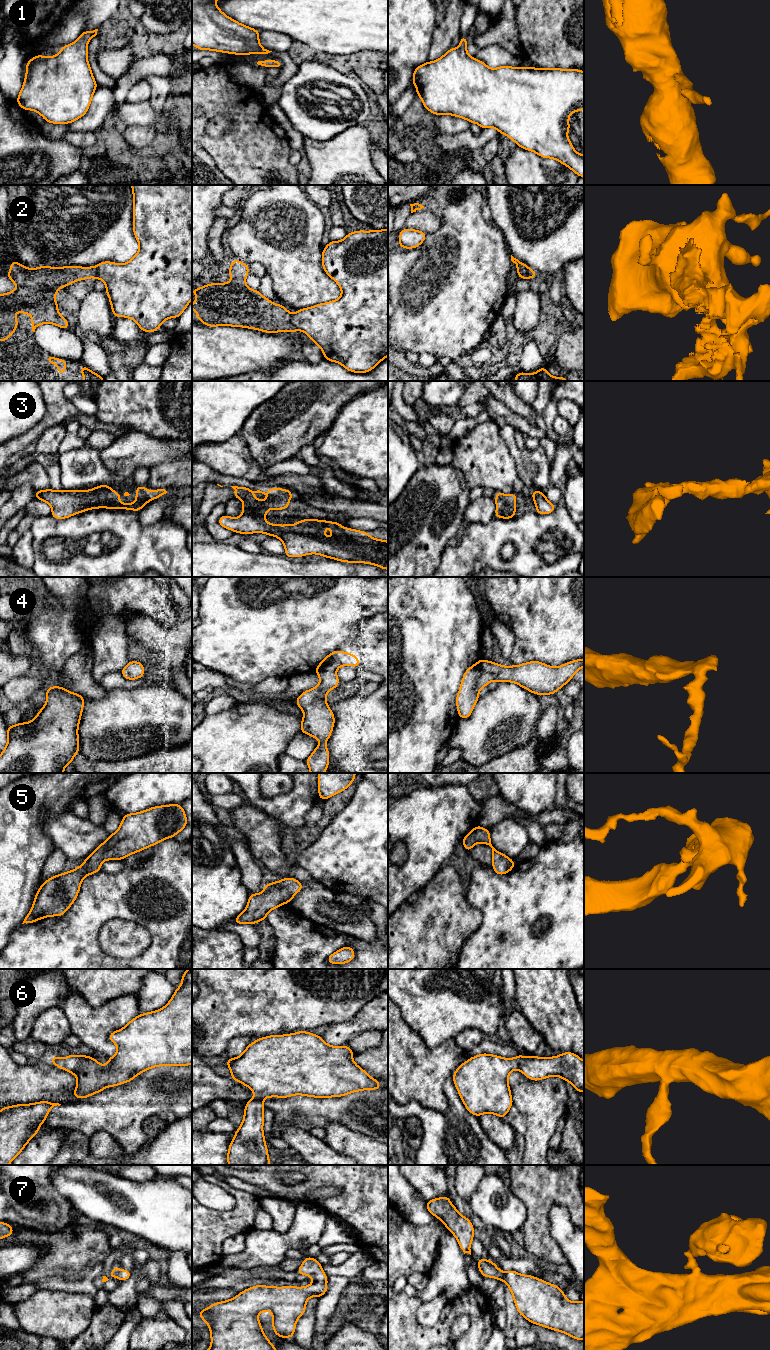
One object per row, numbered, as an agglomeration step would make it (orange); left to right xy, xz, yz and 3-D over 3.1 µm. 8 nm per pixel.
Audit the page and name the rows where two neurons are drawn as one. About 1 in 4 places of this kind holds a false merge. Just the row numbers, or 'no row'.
2

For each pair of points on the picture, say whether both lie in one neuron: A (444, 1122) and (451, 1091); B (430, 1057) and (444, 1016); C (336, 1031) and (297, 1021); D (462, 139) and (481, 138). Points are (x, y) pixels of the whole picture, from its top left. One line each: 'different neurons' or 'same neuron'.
A: same neuron
B: different neurons
C: different neurons
D: same neuron

